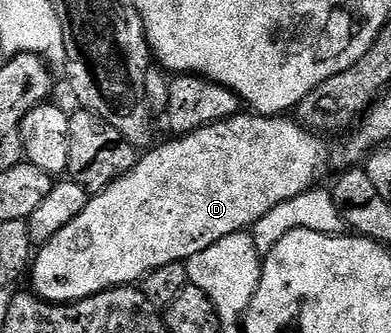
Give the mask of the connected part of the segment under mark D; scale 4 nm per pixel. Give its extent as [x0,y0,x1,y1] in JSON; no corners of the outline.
[28,112,330,304]

